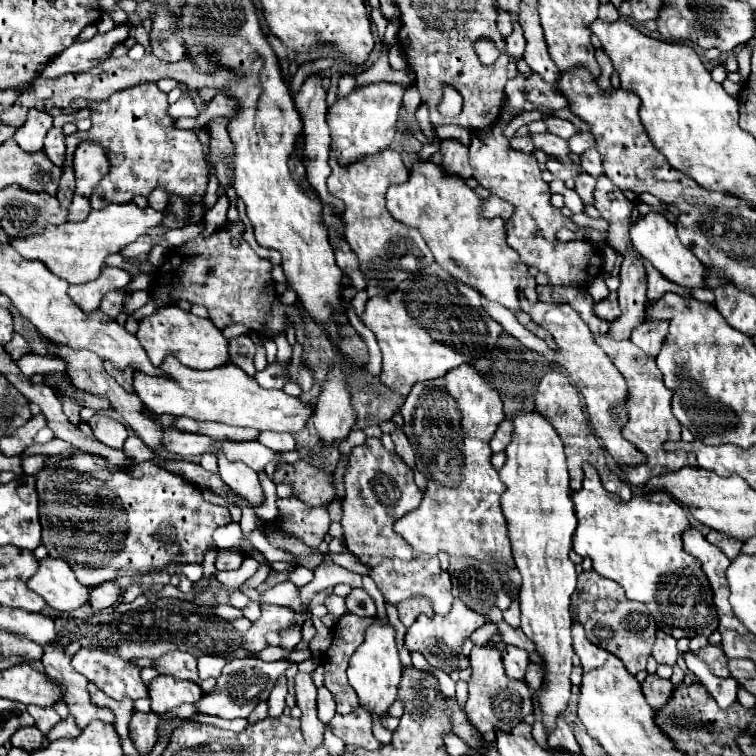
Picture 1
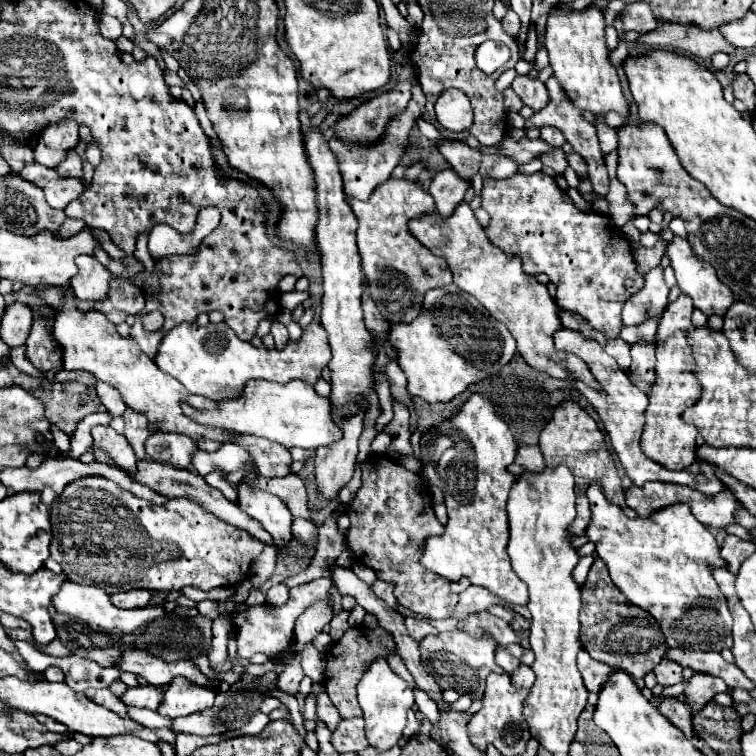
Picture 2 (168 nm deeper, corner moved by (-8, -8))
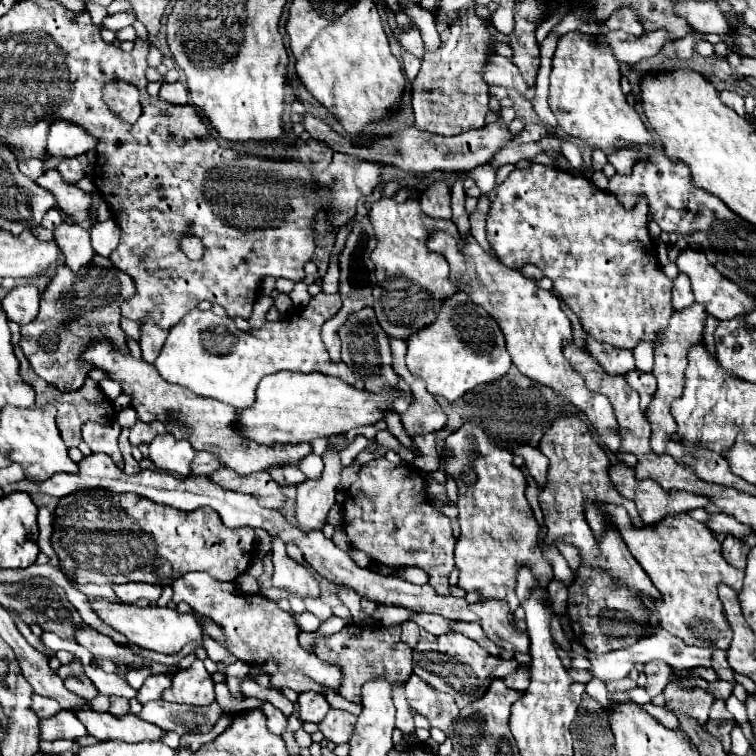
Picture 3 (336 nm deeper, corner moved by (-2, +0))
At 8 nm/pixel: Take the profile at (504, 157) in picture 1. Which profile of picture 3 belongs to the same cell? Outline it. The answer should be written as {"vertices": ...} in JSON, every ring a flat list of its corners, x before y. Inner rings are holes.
{"vertices":[[532,164,524,170,514,170,496,186,496,198,490,204,486,220,486,240,510,268,536,264,544,276,554,282,554,290,582,320,582,326,600,342,620,348,634,348,638,340,654,342,656,334,666,328,672,316,670,290,672,282,664,276,656,248,648,234,648,202,644,198,632,210,618,204,616,196,598,190,584,176,574,176,552,166]]}

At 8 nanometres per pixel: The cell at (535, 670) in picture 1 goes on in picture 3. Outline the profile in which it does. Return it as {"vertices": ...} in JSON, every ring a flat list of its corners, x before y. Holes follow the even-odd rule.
{"vertices":[[520,664,514,674,510,674,510,676,504,678,504,682,506,682,508,688,526,690,526,684,528,684,528,666,526,664]]}

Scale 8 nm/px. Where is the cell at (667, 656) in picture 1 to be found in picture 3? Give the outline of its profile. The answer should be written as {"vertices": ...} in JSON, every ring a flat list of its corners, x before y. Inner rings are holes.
{"vertices":[[648,662,646,666,644,666,644,674,646,674,646,678,648,678,648,682,646,682,646,690,648,690,648,694,650,696,656,696,656,694,660,694,664,688,666,688,666,684,670,682,670,678,672,678,672,668,666,664,666,662]]}

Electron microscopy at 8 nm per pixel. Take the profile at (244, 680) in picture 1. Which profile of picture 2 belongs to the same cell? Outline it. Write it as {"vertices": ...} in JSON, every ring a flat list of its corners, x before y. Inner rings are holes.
{"vertices":[[218,692,216,702,210,710,202,710,196,714,188,714,172,720,172,730,176,734,196,734,196,736,212,736,224,734,228,730,242,728,250,716,258,712,258,704,264,698,248,696,248,694,228,694]]}

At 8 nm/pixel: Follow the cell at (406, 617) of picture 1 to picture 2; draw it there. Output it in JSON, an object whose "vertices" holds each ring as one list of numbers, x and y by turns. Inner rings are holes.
{"vertices":[[406,618,406,628,408,628,410,638,416,640,416,642,420,642,428,634,436,634,434,626,430,626,426,622,420,622,420,620,414,620,414,618]]}

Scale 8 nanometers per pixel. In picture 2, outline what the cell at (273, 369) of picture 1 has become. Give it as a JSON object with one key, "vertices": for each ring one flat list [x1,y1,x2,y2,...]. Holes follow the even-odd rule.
{"vertices":[[224,322,220,324,208,324,208,326,198,326,198,324,180,324,176,328,172,328,166,336,164,336,164,342,160,344,160,350,158,350,158,356,156,356,156,366,174,376,190,394,198,394,198,396,204,396,204,398,210,398,214,402,220,402,226,398,236,398,238,394,242,394,244,386,248,380,272,380,272,382,290,382,290,380,304,380,308,384,316,384,316,380,320,378,322,374,322,368,326,368,330,362,330,346,328,346,328,334,324,330,324,326,320,322,310,322,308,328,304,330,302,338,300,340,290,340,286,344,284,350,268,350,264,346,256,348,252,346,250,342,244,342,240,340,234,330,230,326,226,326]]}

